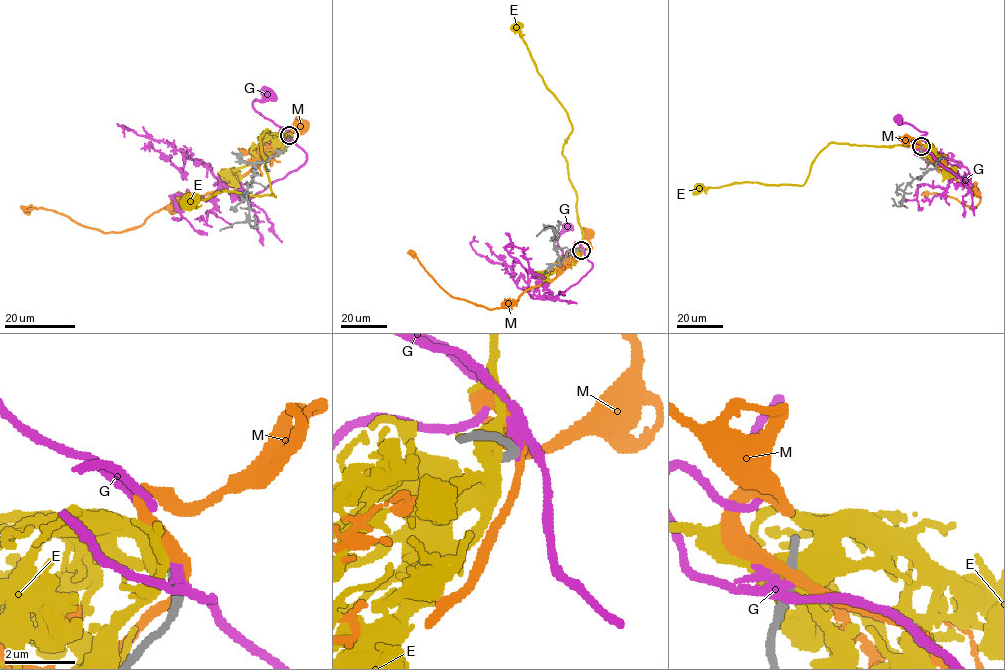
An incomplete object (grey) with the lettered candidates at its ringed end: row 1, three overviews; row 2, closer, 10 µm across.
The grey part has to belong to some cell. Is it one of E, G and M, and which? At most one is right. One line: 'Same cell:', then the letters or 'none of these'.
Same cell: none of these

